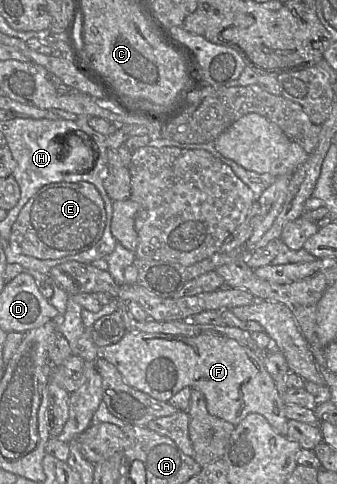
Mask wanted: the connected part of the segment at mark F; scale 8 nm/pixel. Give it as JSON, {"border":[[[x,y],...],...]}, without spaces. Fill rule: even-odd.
{"border":[[[132,331],[126,332],[118,342],[101,348],[100,356],[118,369],[128,385],[156,400],[168,402],[171,397],[184,387],[197,389],[205,396],[209,414],[236,426],[248,414],[258,413],[269,422],[278,434],[287,437],[289,420],[285,415],[286,404],[265,368],[262,356],[256,355],[252,350],[239,344],[234,339],[208,334],[188,337]]]}

